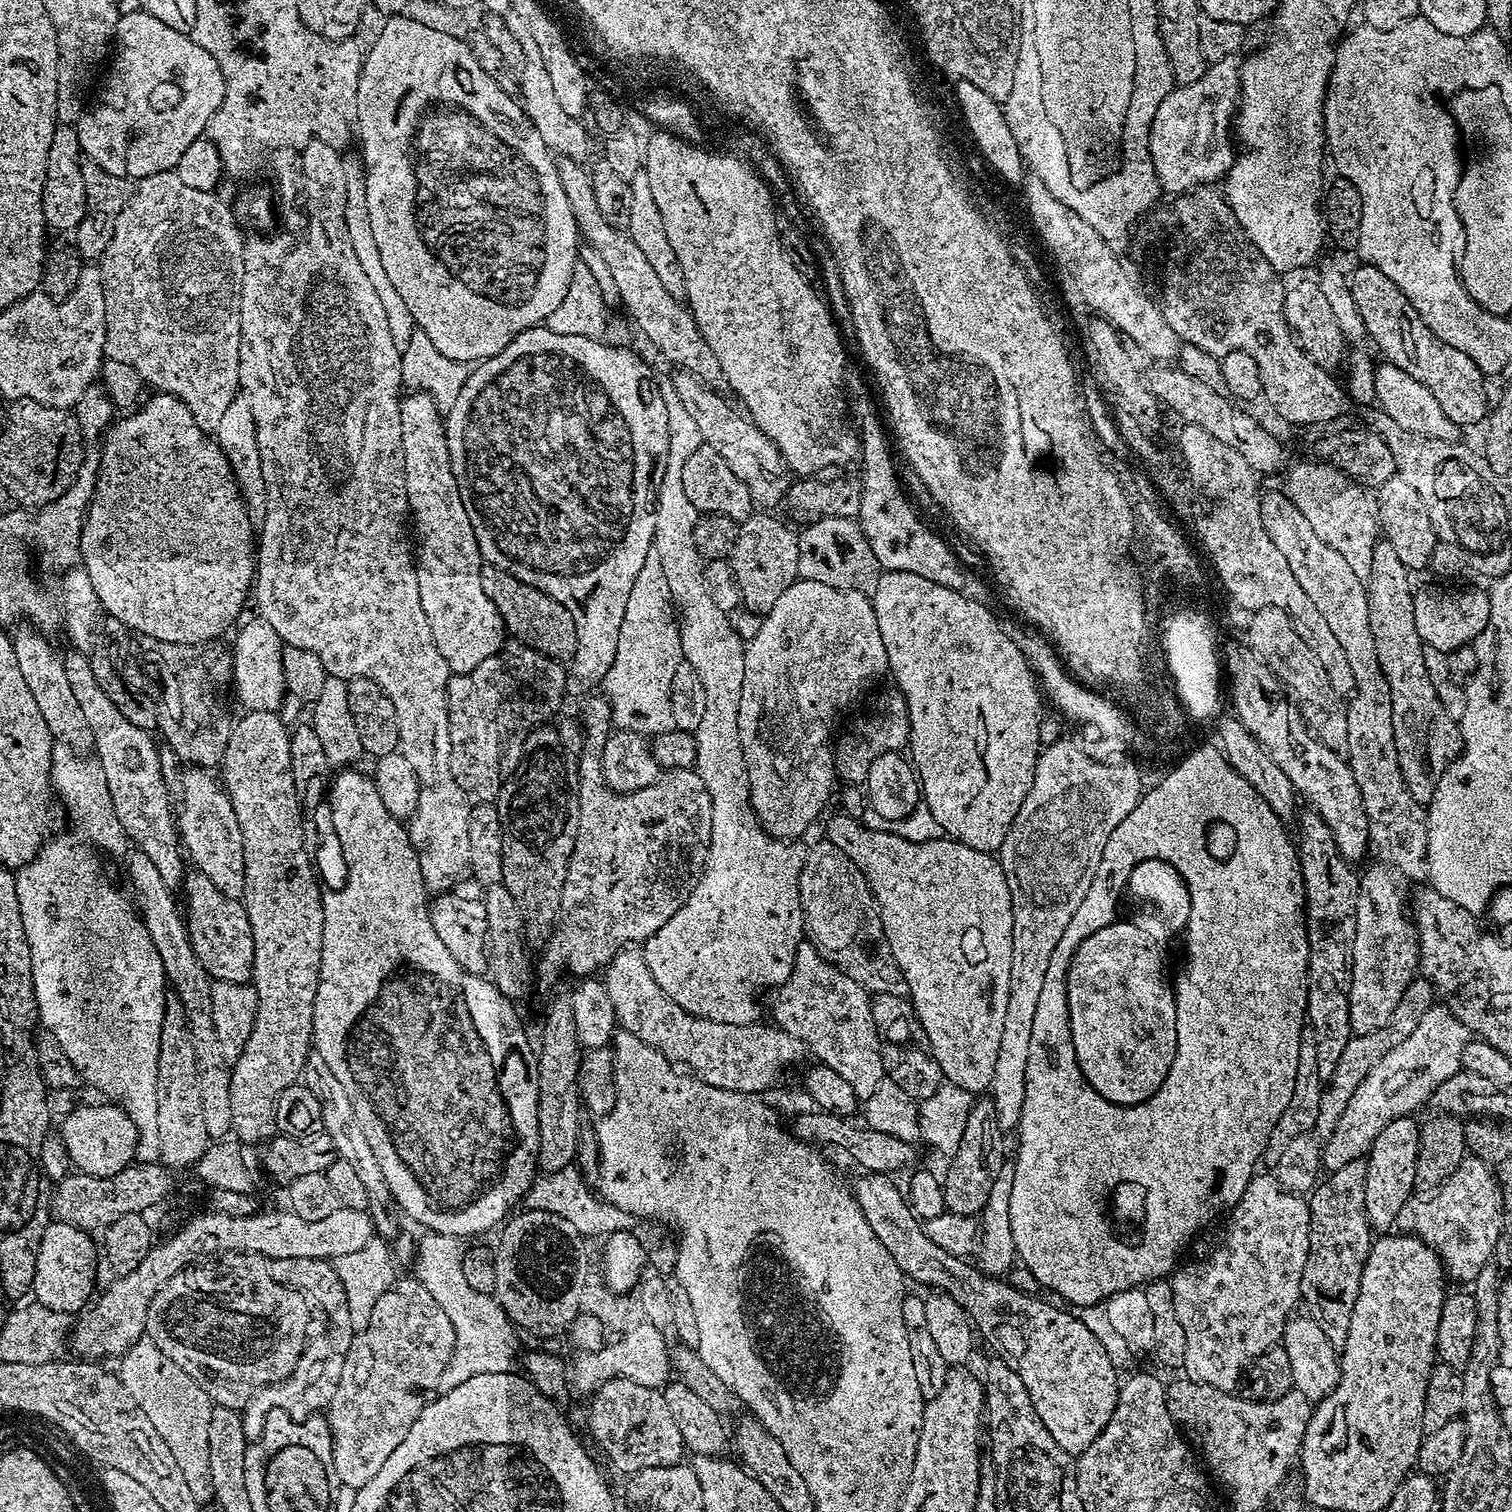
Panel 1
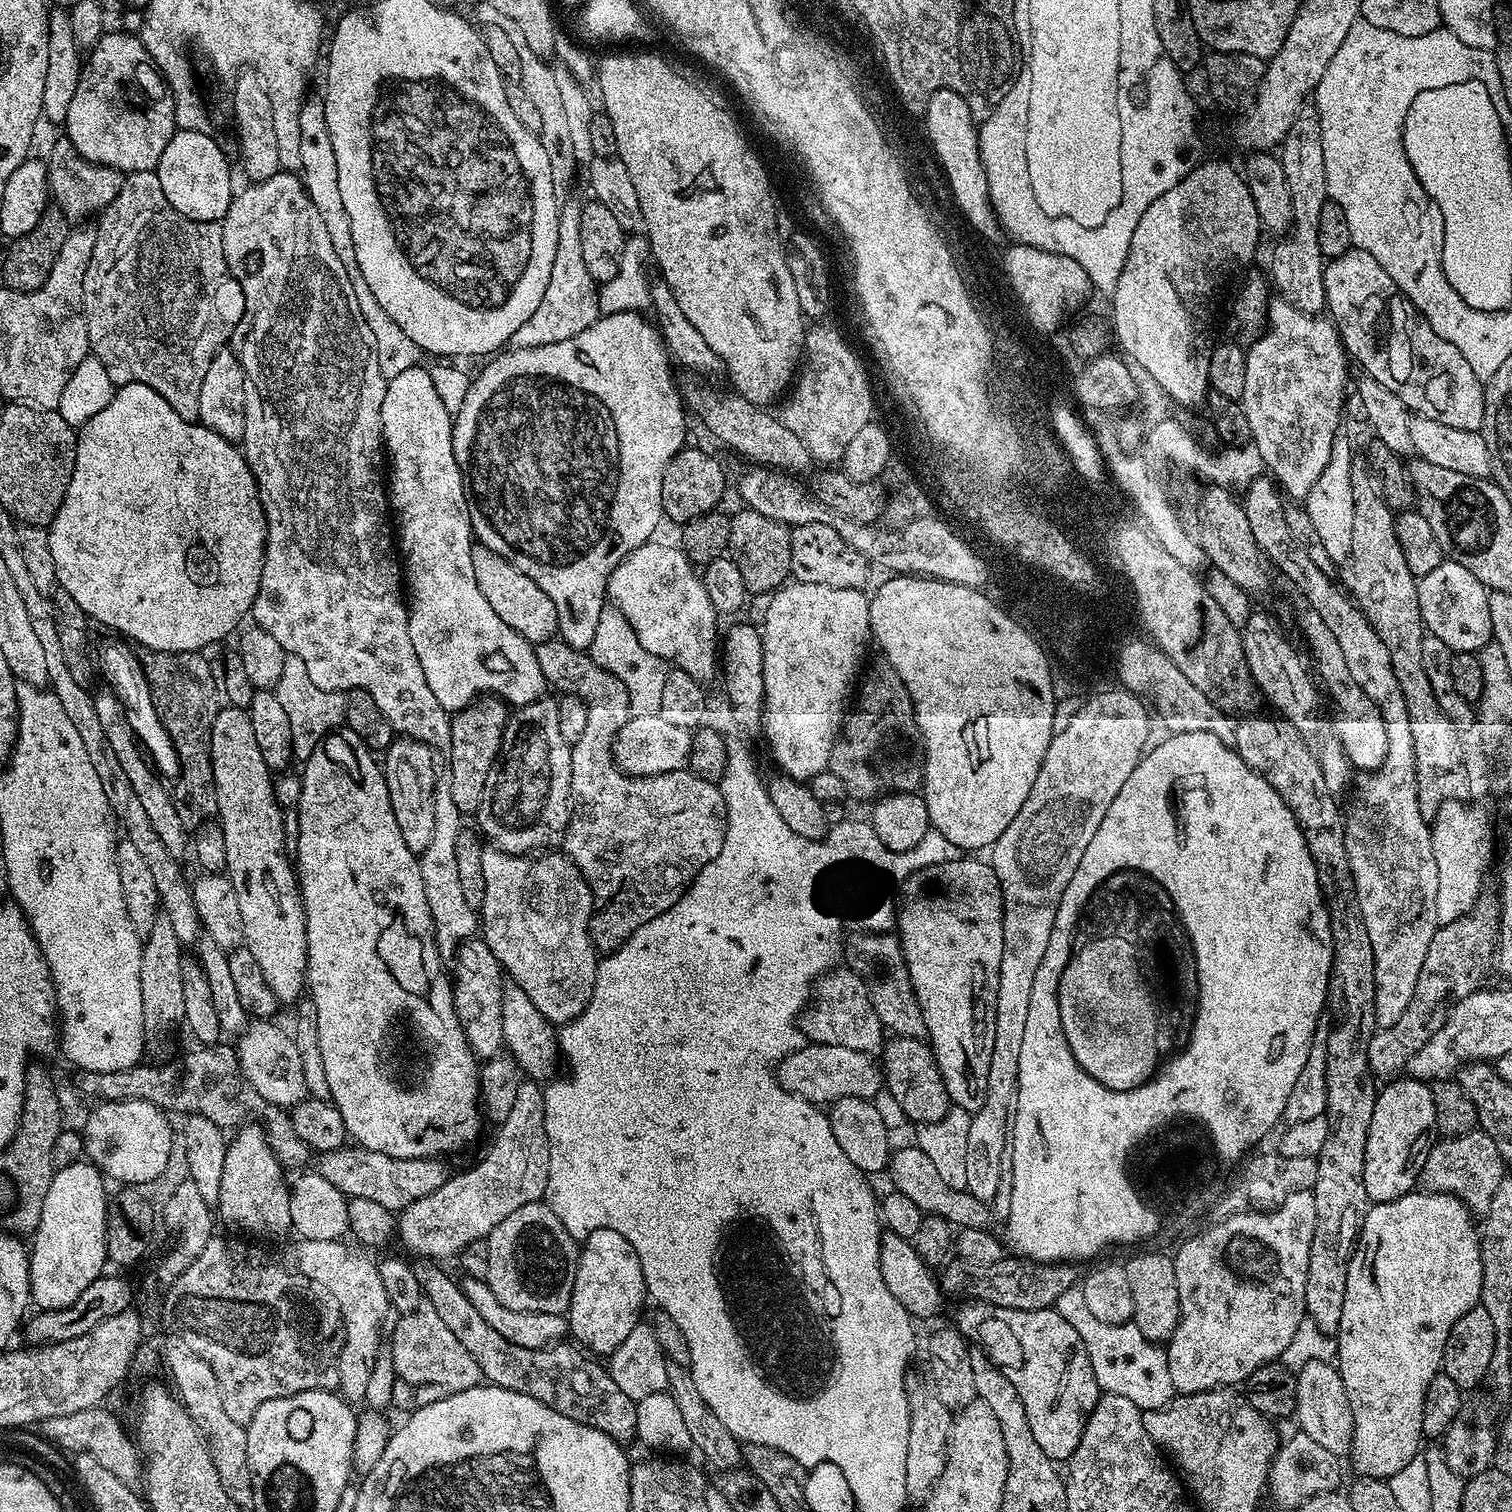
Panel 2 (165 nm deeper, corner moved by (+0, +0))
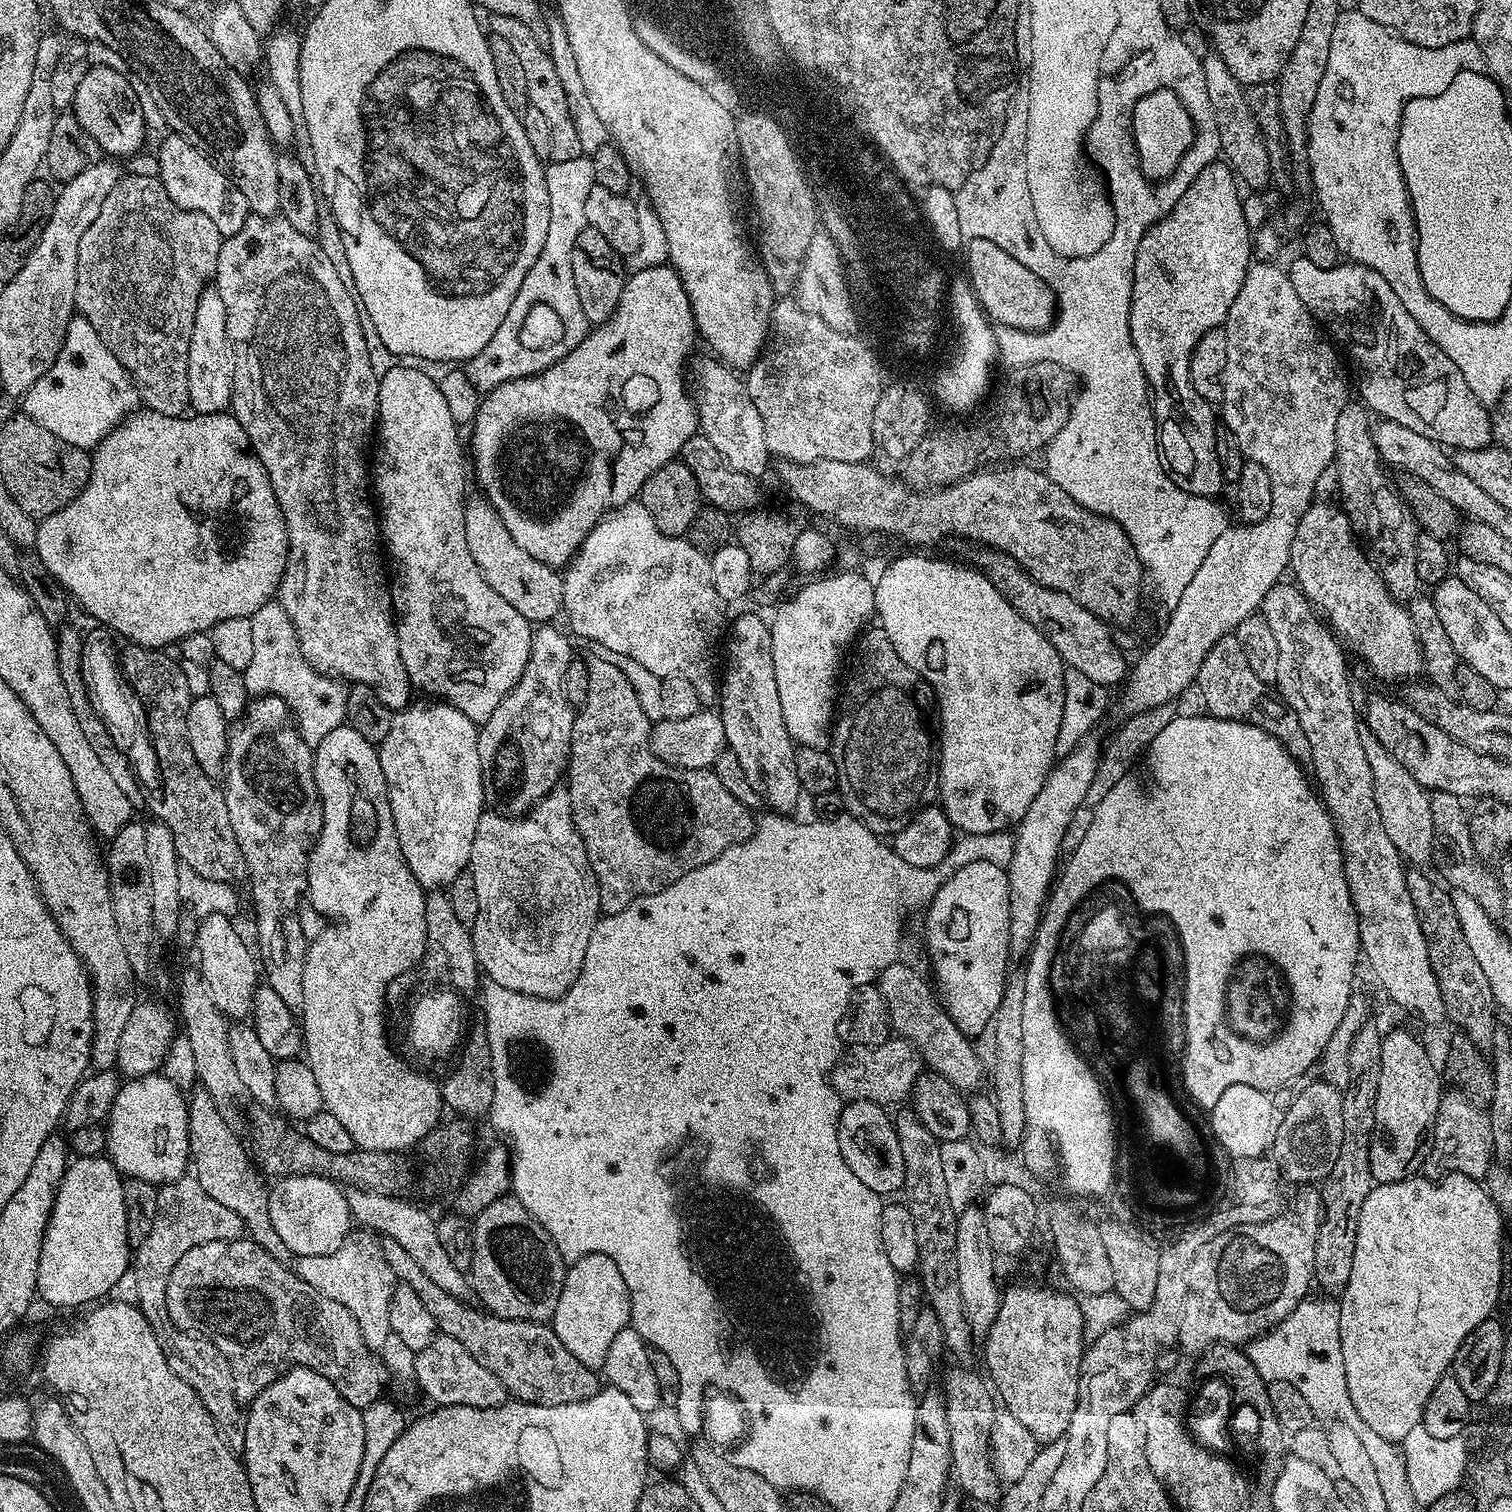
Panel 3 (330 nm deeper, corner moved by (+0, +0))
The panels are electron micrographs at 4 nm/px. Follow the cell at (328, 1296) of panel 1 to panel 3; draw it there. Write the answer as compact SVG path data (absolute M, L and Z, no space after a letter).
M353 1230L334 1250L334 1254L321 1256L302 1256L295 1261L294 1271L316 1291L329 1296L346 1307L357 1320L358 1330L364 1339L365 1346L371 1350L379 1350L389 1336L390 1298L398 1283L396 1276L390 1270L390 1262L380 1249L380 1240L367 1230Z

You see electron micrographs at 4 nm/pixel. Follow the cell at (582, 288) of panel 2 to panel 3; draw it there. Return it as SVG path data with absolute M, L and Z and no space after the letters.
M587 155L570 158L570 162L551 162L544 169L544 177L546 194L550 198L550 230L546 230L546 246L542 246L538 262L534 262L526 278L522 278L522 286L510 306L510 314L502 318L502 326L498 326L494 338L490 338L490 342L486 342L486 346L482 346L482 350L478 350L478 354L474 354L474 358L470 358L462 368L482 394L493 392L499 384L514 378L537 376L554 362L566 358L566 354L570 354L570 350L574 350L574 346L578 346L578 342L582 342L590 331L586 314L582 314L582 302L578 302L578 286L574 286L572 247L574 242L578 242L578 234L589 227L586 198L594 184L594 166Z

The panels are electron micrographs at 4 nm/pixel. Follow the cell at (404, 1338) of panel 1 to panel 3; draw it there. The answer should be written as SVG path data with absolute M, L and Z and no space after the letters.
M438 1334L421 1352L415 1353L414 1367L416 1370L415 1383L433 1401L436 1406L445 1404L461 1404L475 1408L496 1408L509 1399L510 1393L486 1370L479 1362L474 1362L462 1346L462 1342L454 1342L454 1338Z

